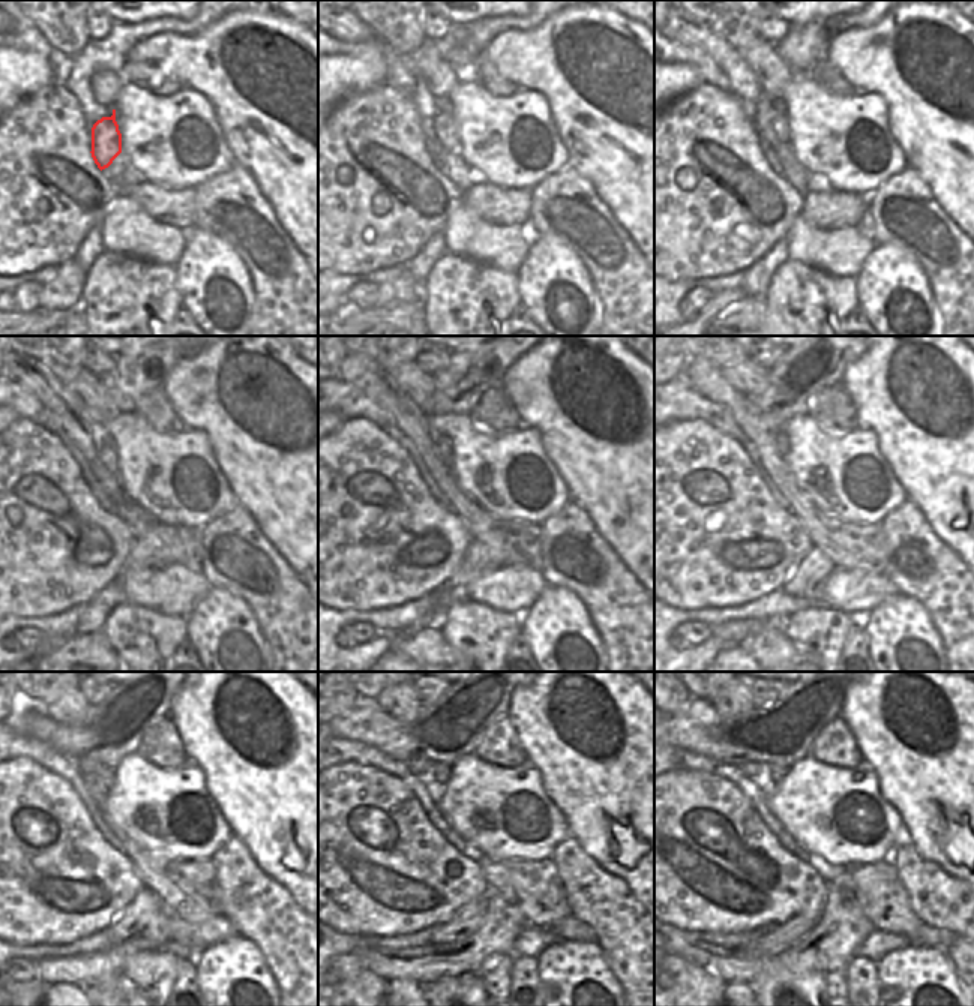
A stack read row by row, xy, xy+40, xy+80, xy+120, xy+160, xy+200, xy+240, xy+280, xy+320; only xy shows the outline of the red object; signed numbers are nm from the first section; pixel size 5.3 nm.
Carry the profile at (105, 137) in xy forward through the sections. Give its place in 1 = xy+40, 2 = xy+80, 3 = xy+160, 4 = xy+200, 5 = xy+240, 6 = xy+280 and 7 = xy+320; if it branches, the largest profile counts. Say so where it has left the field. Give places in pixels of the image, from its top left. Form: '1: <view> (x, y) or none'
1: xy+40 (444, 126)
2: xy+80 (779, 122)
3: xy+160 (443, 444)
4: xy+200 (779, 438)
5: xy+240 (105, 772)
6: xy+280 (441, 772)
7: xy+320 (776, 772)

